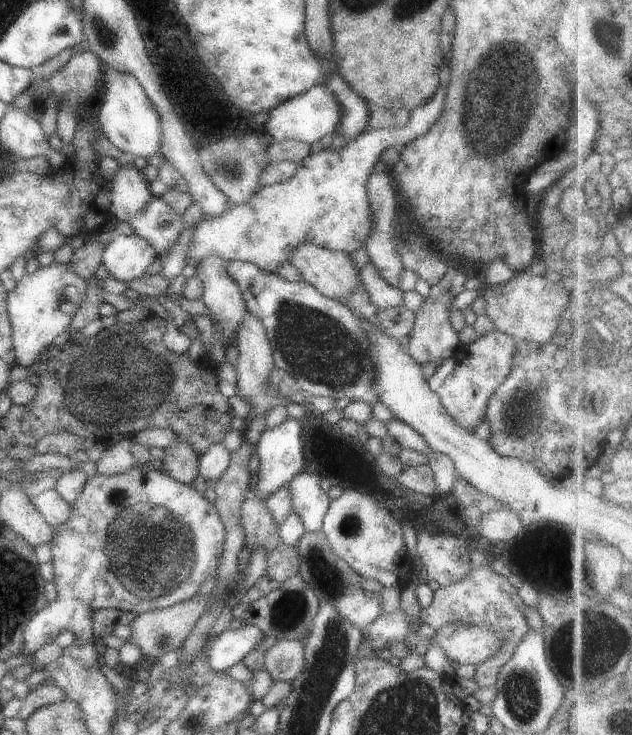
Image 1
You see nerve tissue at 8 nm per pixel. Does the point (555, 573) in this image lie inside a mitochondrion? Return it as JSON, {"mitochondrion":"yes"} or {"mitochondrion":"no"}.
{"mitochondrion":"no"}

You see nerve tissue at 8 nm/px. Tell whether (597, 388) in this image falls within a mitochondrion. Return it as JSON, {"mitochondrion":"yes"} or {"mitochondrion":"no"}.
{"mitochondrion":"no"}

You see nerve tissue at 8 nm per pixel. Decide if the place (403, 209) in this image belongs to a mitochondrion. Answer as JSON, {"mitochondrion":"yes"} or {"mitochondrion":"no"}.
{"mitochondrion":"no"}

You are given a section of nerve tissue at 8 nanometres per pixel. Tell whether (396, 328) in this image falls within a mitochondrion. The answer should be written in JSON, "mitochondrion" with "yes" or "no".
{"mitochondrion":"no"}

